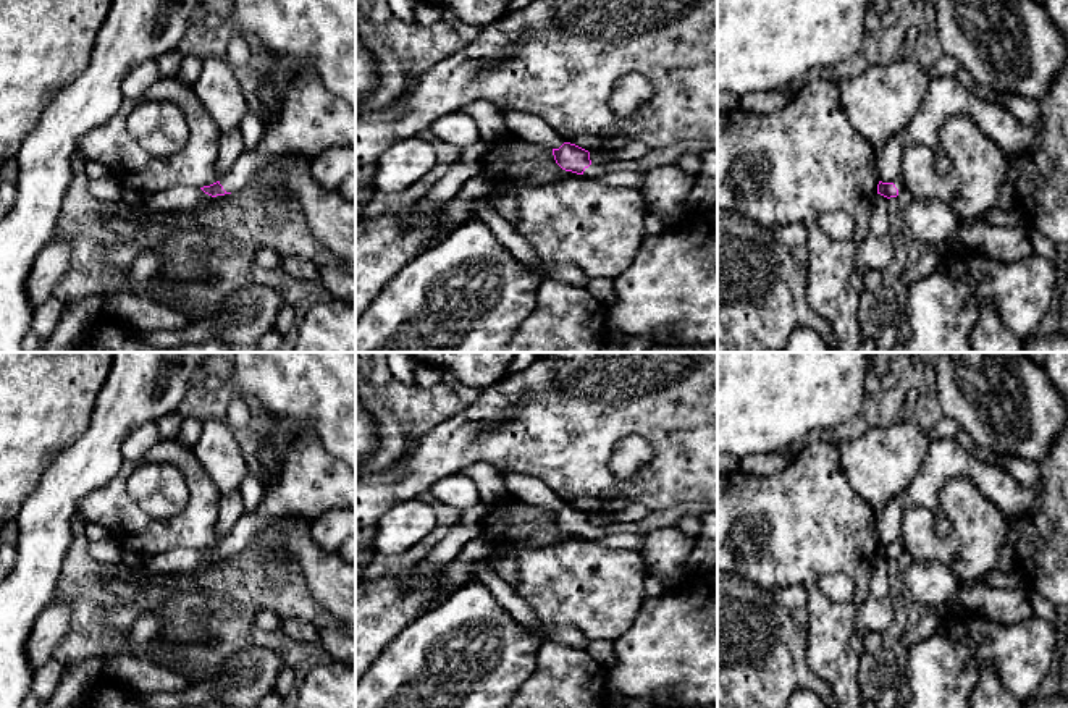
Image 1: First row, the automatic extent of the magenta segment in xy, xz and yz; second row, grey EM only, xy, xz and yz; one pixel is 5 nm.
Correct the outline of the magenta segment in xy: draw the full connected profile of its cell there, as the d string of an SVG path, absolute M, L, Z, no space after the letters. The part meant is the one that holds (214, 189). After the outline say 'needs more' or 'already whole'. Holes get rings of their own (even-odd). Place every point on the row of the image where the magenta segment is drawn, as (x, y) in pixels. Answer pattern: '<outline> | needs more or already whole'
M297 65L281 113L260 144L242 152L217 183L200 189L212 197L239 192L276 155L301 152L313 158L331 149L355 150L355 110Z | needs more

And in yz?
M897 175L890 183L879 181L877 184L877 194L890 199L897 197L905 189L902 175Z | needs more

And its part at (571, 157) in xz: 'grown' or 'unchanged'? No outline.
grown

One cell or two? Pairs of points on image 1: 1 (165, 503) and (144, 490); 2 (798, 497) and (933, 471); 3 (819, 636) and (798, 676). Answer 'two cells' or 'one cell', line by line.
1: one cell
2: two cells
3: two cells

